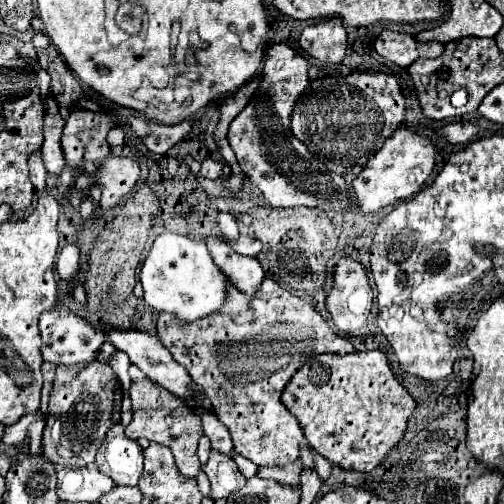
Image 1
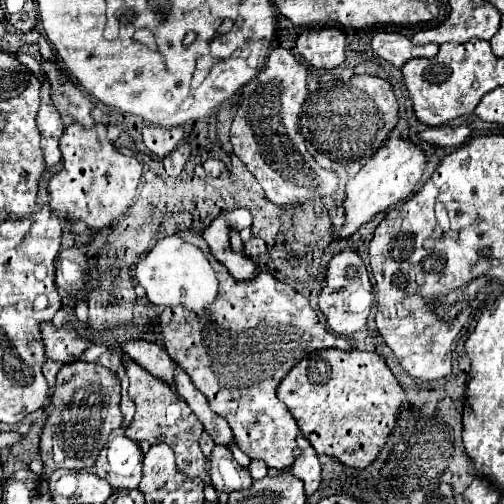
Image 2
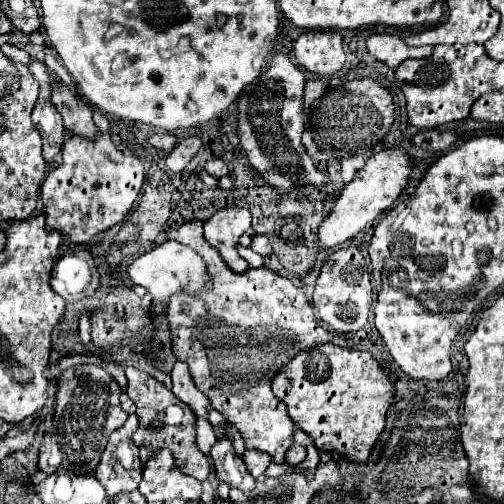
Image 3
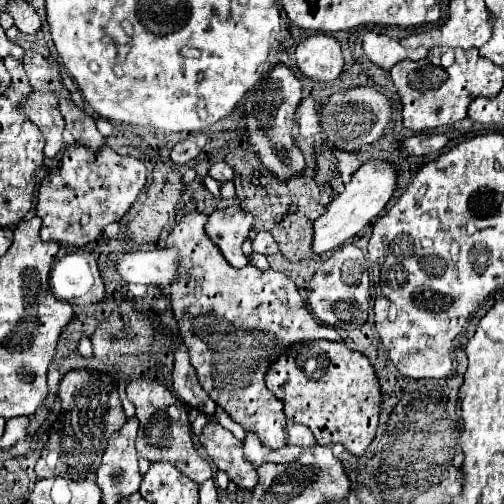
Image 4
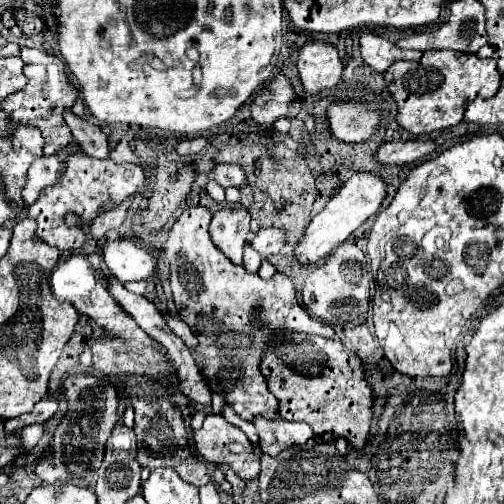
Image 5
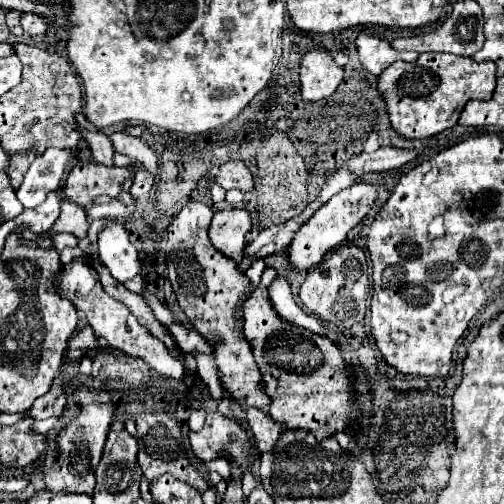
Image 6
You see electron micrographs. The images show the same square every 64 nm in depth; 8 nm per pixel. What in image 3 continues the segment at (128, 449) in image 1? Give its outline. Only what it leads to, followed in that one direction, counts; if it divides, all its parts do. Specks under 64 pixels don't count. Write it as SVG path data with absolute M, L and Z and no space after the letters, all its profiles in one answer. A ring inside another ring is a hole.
M130 414L126 424L108 438L102 458L94 470L94 476L104 484L108 496L132 492L142 480L138 446L132 442L132 432L136 430L136 424L136 414Z

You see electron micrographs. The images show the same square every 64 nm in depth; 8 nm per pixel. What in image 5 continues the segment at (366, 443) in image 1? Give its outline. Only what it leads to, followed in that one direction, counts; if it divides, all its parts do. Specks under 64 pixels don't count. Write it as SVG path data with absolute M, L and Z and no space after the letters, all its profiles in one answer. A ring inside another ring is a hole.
M292 334L284 336L284 340L272 340L268 352L264 356L262 374L266 376L270 392L280 400L280 416L290 422L306 422L314 430L314 438L318 442L332 442L336 438L346 438L352 448L360 450L364 448L368 436L370 436L370 420L372 420L372 406L374 406L374 394L370 384L364 376L362 360L344 350L340 342L334 342L330 338L320 336L304 336L304 334Z

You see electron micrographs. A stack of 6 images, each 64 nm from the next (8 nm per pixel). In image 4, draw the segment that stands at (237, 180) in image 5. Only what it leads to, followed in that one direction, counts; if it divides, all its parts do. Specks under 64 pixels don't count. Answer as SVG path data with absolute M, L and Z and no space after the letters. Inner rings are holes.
M216 162L210 166L208 174L212 178L216 178L218 182L226 182L226 180L234 180L236 178L236 170L232 166L228 166L226 162Z

